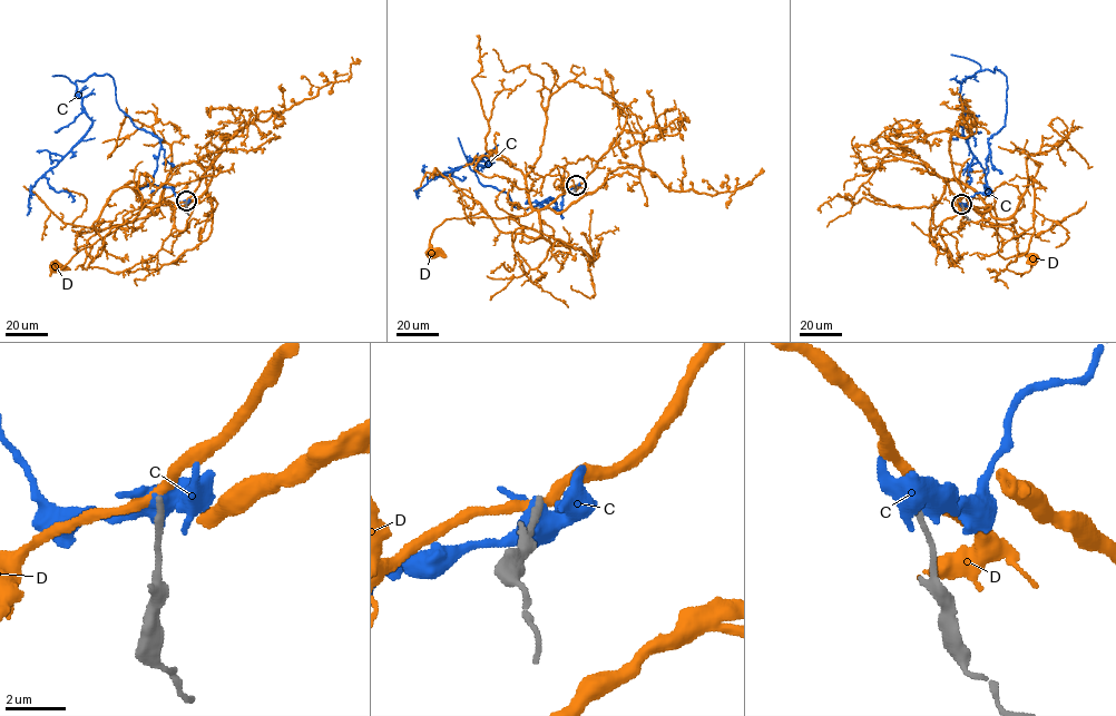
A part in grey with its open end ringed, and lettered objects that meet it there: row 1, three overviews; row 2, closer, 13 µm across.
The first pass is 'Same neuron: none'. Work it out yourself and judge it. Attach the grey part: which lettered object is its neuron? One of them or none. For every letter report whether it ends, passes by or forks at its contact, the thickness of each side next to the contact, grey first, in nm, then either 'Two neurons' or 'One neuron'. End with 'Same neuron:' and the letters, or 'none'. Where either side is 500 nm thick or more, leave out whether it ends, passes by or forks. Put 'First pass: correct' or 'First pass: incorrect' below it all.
C: Thickness 260 nm (grey) against 500 nm. Two neurons
D: It passes by. Thickness 220 nm (grey) against 320 nm. Two neurons
Same neuron: none
First pass: correct

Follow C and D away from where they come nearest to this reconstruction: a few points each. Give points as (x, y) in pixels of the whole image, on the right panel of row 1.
C: (962, 205), (991, 190), (988, 139), (1007, 107), (996, 68), (961, 85), (982, 195)
D: (962, 204), (995, 211), (998, 254), (1005, 258), (1026, 253), (1033, 260)

